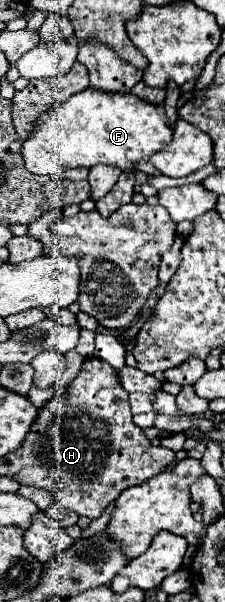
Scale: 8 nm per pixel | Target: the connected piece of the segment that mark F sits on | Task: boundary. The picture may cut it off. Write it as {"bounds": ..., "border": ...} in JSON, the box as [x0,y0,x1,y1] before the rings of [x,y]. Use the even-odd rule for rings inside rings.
{"bounds":[23,87,173,175],"border":[[[93,87],[69,97],[67,101],[55,103],[53,109],[41,115],[35,131],[23,145],[23,161],[31,173],[37,175],[53,175],[57,169],[65,169],[67,165],[113,165],[121,171],[135,171],[137,161],[147,161],[153,153],[161,151],[161,147],[169,145],[173,139],[173,129],[167,123],[167,115],[163,107],[153,107],[149,103],[141,103],[133,93],[109,95],[101,93]]]}

